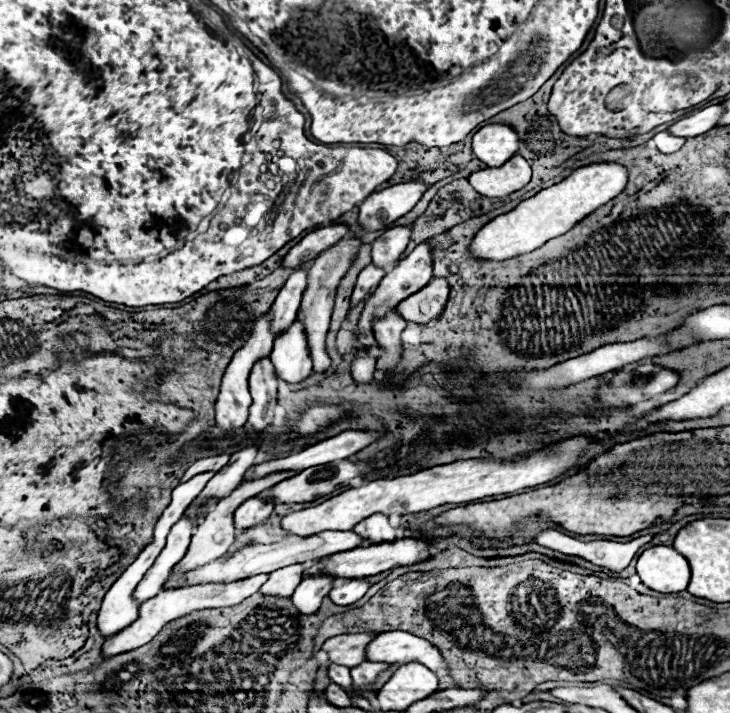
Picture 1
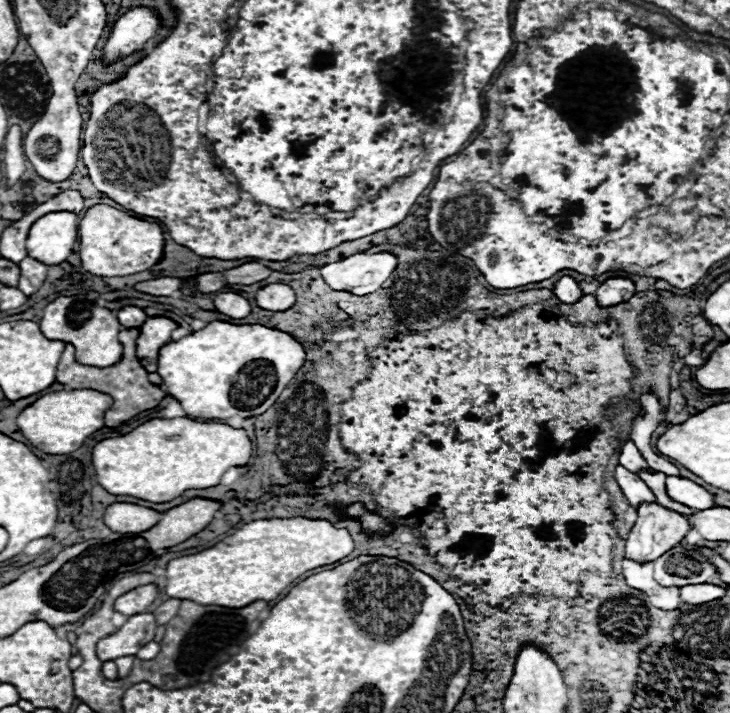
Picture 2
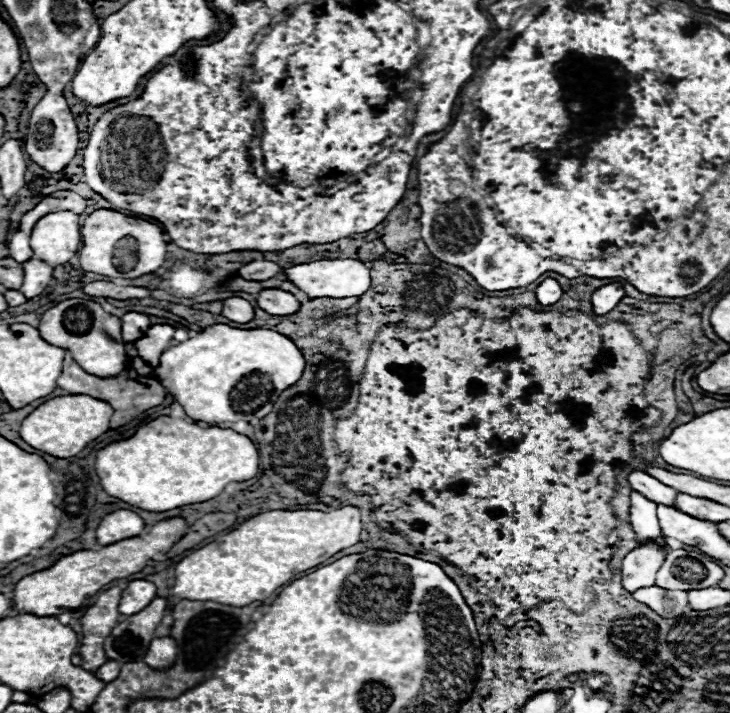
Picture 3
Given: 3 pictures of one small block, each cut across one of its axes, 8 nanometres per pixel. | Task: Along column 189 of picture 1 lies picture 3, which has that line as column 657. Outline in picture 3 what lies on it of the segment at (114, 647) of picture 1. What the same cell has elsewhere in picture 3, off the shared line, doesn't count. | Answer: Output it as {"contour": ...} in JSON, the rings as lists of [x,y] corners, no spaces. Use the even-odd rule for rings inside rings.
{"contour":[[[650,586],[636,590],[632,596],[634,600],[648,604],[648,608],[652,608],[654,612],[658,612],[658,616],[664,618],[680,616],[682,610],[688,606],[688,592],[684,590],[664,590],[658,586]]]}

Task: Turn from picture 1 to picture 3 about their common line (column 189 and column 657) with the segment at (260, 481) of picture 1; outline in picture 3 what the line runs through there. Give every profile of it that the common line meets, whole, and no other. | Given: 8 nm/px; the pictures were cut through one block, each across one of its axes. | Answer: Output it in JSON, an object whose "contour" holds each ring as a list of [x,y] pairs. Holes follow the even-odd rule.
{"contour":[[[646,544],[634,548],[630,554],[626,554],[622,562],[622,586],[630,594],[636,592],[636,588],[648,588],[656,584],[656,572],[660,570],[660,564],[664,562],[666,552],[658,548],[656,544]]]}

